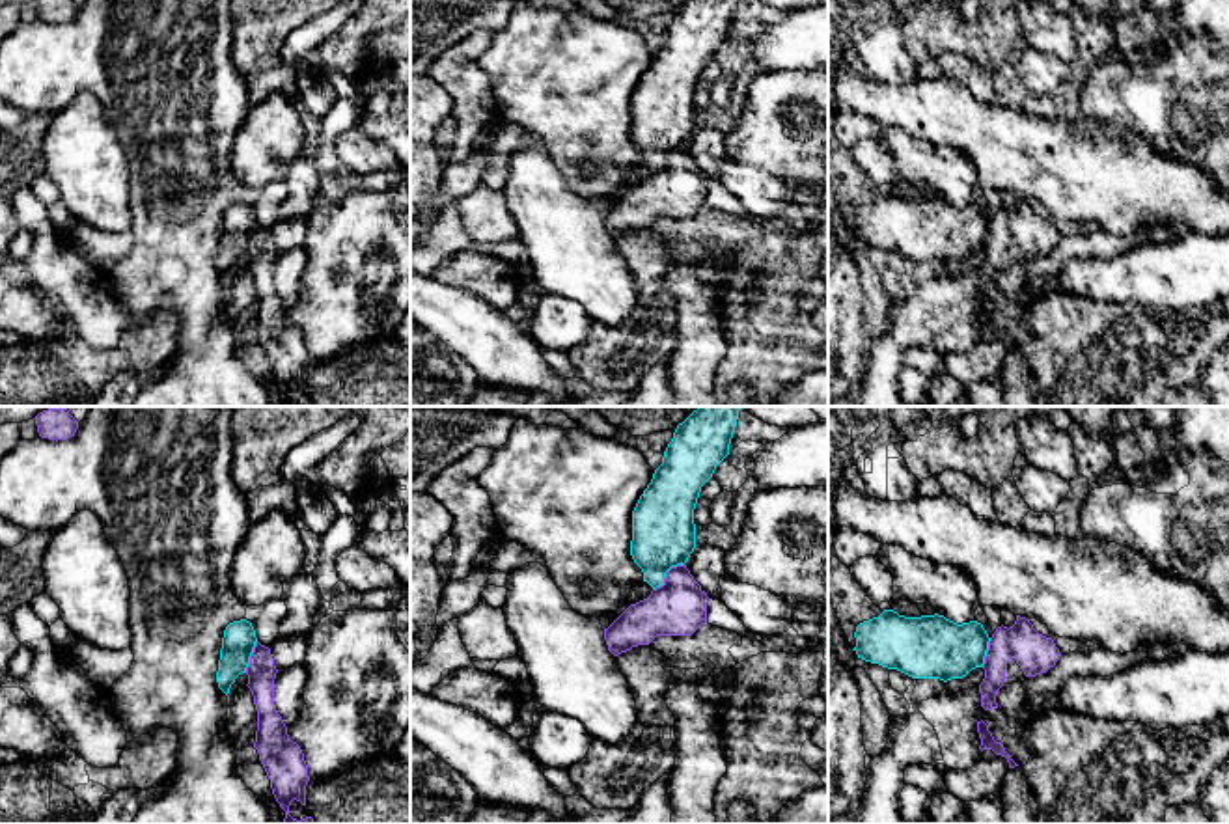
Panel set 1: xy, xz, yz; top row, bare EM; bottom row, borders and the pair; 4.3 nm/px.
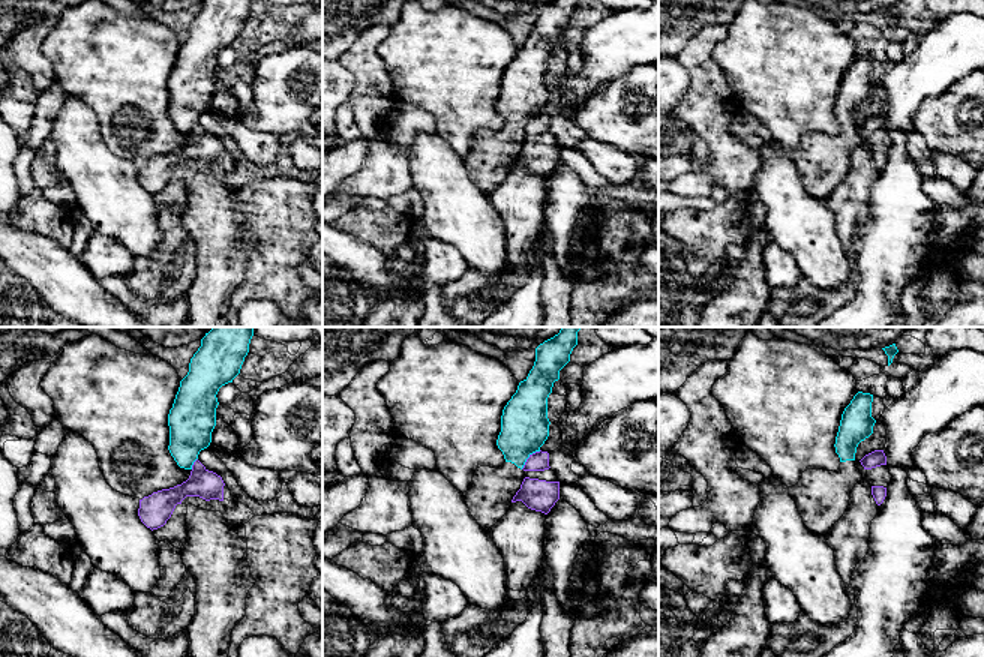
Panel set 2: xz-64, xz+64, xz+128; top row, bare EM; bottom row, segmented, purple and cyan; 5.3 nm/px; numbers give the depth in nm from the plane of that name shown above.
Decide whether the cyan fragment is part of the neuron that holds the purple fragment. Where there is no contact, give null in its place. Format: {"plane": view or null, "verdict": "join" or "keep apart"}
{"plane": "xz", "verdict": "keep apart"}

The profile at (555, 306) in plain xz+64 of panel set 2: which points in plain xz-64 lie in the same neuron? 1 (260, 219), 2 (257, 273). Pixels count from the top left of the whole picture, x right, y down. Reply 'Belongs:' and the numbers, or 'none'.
Belongs: none

